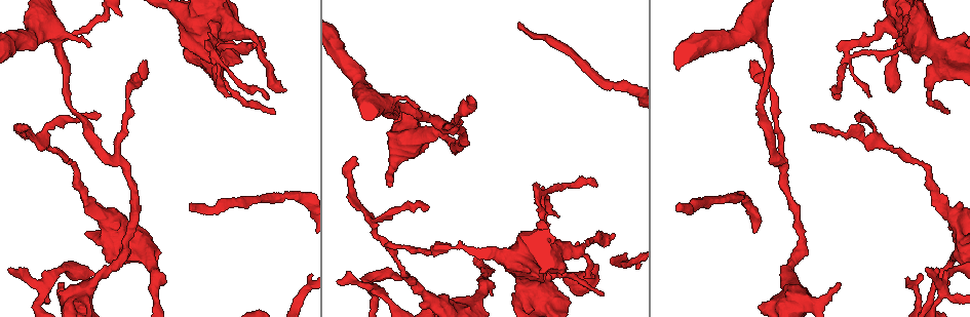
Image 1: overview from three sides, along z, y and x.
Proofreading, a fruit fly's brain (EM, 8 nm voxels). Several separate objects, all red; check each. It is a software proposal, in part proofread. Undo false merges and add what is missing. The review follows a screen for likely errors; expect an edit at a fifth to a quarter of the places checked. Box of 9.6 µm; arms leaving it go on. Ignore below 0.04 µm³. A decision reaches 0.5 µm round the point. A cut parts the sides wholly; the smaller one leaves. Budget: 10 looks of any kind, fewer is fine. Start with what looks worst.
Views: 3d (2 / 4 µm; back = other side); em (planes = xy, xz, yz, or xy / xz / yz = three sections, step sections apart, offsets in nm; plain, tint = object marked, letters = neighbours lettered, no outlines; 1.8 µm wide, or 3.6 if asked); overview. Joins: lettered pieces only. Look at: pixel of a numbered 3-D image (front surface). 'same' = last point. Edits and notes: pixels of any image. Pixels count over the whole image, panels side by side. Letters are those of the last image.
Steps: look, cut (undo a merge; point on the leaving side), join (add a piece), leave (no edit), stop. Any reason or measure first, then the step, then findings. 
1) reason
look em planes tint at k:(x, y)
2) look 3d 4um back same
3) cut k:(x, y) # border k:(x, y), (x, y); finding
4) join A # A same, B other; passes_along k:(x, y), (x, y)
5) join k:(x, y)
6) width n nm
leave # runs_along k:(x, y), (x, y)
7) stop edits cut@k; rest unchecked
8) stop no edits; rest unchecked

free end
look 3d 4um back at 1:(429, 207)

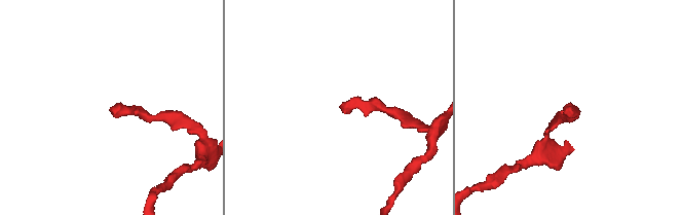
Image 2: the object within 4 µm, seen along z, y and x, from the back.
look em xz step 16 tint at 2:(343, 110)

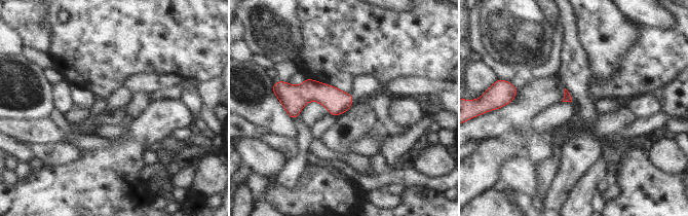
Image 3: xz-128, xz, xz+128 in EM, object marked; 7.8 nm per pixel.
look em planes letters same

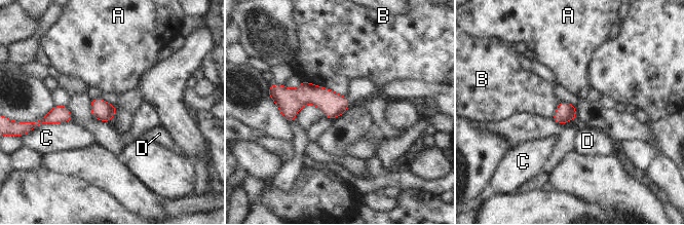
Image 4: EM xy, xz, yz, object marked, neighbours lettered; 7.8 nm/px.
leave # A other, B other, C other, D other; runs_along 4:(279, 99), (346, 102); none of them fits

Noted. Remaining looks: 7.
branch stops here
look em planes letters at 1:(26, 125)

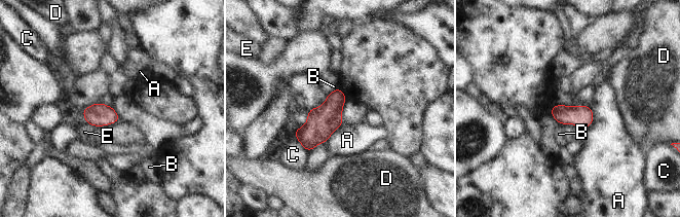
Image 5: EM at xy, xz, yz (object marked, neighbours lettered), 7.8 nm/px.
leave # A other, B other, C other, D other, E other; none of them fits

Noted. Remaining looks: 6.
calibre changes
look em 3.6um planes letters at 1:(542, 299)

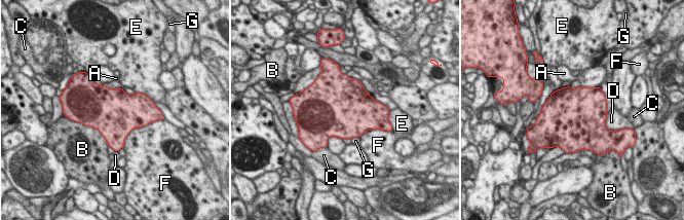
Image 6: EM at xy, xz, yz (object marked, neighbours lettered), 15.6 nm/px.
leave # A other, B other, C other, D other, E other, F other, G other; border 6:(136, 92), (141, 92), (149, 98); continuous, no second cell

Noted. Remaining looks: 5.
branch stops here
look em yz step 8 letters at 1:(470, 96)

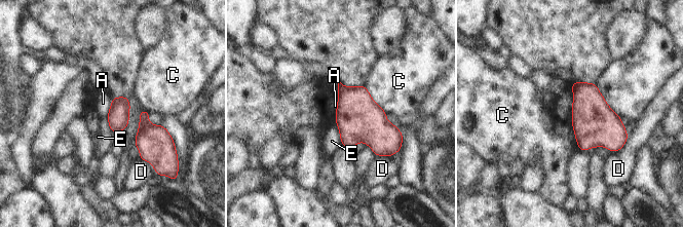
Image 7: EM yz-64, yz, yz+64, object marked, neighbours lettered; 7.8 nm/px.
leave # A other, C other, D other, E other; border 7:(570, 82), (571, 124), (579, 150); no lettered piece goes on from it

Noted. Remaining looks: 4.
stop no edits; rest unchecked

